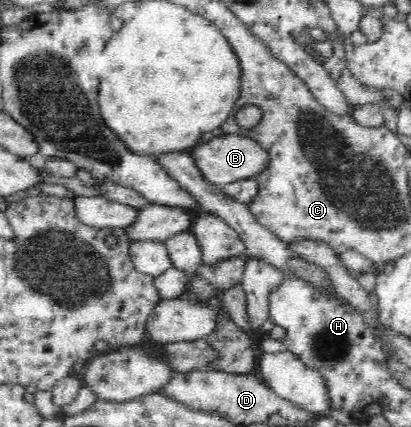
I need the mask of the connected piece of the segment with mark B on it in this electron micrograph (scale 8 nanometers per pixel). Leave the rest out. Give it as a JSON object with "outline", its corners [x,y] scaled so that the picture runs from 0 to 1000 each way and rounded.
{"outline":[[[545,314],[482,340],[462,354],[491,410],[526,433],[613,419],[652,396],[657,361],[623,328],[584,314]]]}

